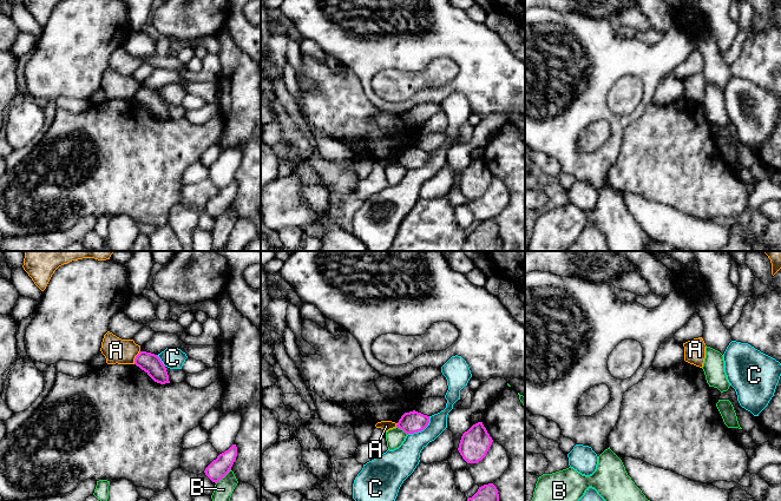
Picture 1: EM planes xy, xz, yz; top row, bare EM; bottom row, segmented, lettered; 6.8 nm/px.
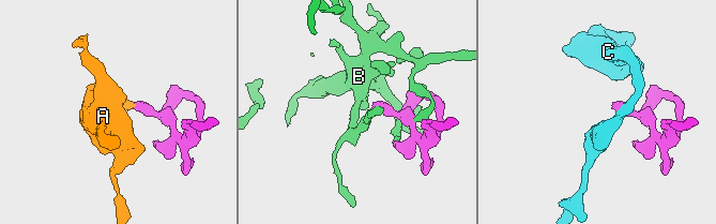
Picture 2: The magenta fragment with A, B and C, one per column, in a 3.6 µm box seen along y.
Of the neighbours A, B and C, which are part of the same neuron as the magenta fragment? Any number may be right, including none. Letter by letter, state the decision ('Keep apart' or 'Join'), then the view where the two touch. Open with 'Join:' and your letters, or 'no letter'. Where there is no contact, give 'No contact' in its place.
Join: no letter
A: Keep apart. Touches magenta in xy
B: Keep apart. Touches magenta in xy
C: Keep apart. Touches magenta in xz

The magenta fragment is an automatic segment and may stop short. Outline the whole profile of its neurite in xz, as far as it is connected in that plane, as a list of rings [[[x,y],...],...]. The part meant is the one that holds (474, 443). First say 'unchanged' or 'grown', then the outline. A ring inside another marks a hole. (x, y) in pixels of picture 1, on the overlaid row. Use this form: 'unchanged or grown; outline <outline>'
unchanged; outline [[[478,422],[462,434],[458,450],[467,463],[477,463],[486,456],[492,442],[483,422]]]

